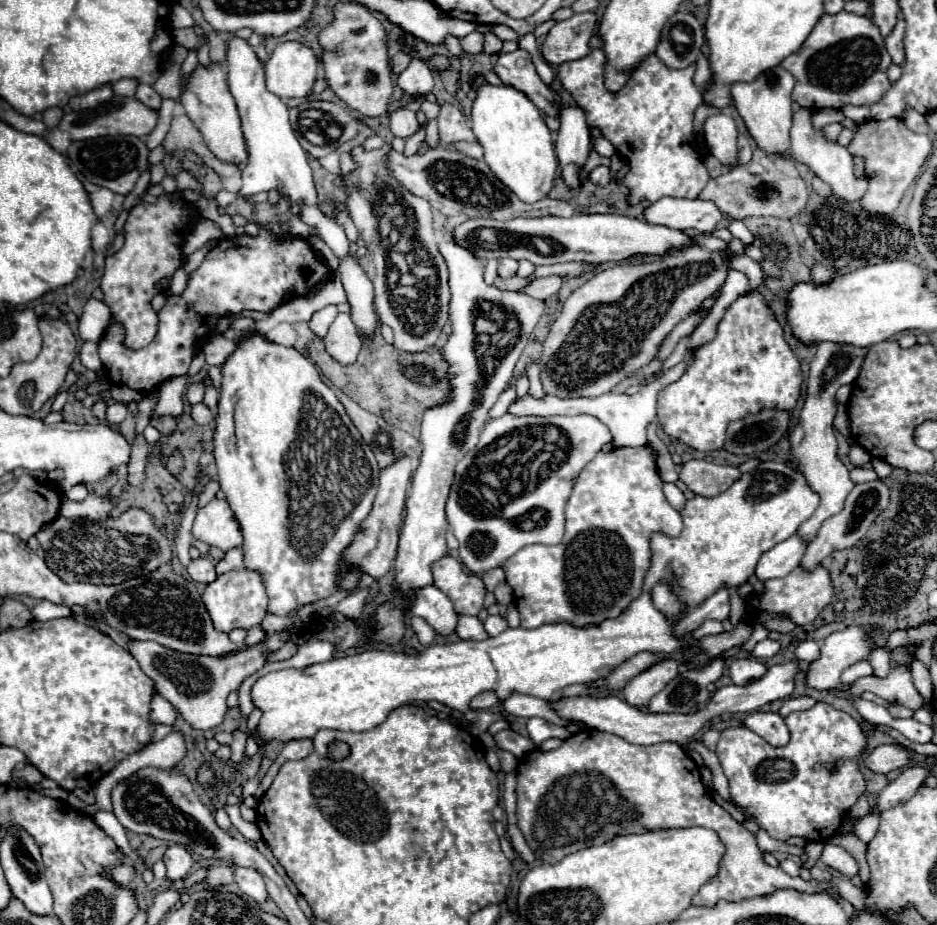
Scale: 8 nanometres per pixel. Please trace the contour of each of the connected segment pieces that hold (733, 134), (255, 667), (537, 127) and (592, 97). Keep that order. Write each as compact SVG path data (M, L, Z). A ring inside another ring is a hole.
M717 113L705 121L705 143L713 157L725 167L735 167L739 161L737 149L737 127L731 115Z
M129 639L129 651L137 659L141 671L149 675L155 685L157 693L163 695L181 715L183 719L195 727L195 729L213 729L217 727L227 711L227 695L231 691L237 691L241 681L259 671L267 661L271 651L263 641L257 645L243 647L241 651L231 651L229 655L209 657L209 655L185 655L167 647L161 647L153 641L137 641Z
M487 83L477 89L471 121L473 133L485 149L483 161L497 175L497 179L501 179L505 187L509 187L525 203L545 199L557 177L559 161L541 111L527 99L527 95L509 85Z
M593 49L583 59L559 65L557 77L585 111L589 127L601 129L603 137L627 157L631 167L625 177L625 185L631 189L629 203L639 203L643 197L655 203L665 195L695 199L709 181L709 173L693 147L693 113L703 103L701 89L693 83L695 65L669 69L651 55L633 71L621 91L609 93L603 91L603 63L605 53ZM597 95L605 95L605 99L597 99Z

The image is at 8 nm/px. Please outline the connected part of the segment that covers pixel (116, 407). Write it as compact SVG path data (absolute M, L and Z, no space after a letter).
M113 403L107 407L107 421L111 425L119 425L125 419L125 415L127 415L127 405L123 403Z

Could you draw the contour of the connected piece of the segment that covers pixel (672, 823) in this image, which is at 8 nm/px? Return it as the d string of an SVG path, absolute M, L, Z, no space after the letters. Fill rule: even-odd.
M581 729L579 733L571 735L569 739L563 741L563 745L559 749L553 749L553 751L541 751L541 749L535 749L531 751L529 755L525 755L523 759L519 759L519 765L517 765L517 825L525 837L525 841L531 845L533 853L537 859L541 859L543 863L559 863L565 855L571 855L575 851L581 851L585 847L593 847L593 845L603 845L611 839L615 839L617 835L629 835L629 833L643 833L643 831L651 831L651 829L673 829L673 827L693 827L693 825L699 825L699 827L707 827L707 829L713 829L717 831L717 835L721 837L721 841L725 843L725 857L721 861L721 871L717 873L717 877L713 877L709 883L705 883L701 887L701 891L695 895L693 899L693 905L715 905L719 899L727 899L727 901L743 901L743 899L749 899L749 897L757 897L757 895L769 895L773 893L775 889L797 889L797 891L805 891L805 893L823 893L827 891L831 897L837 897L837 889L829 883L829 881L803 881L801 877L789 877L787 873L783 873L781 867L769 867L767 863L763 863L763 853L761 849L757 847L757 841L755 841L755 835L751 831L747 831L741 823L737 823L725 809L721 809L709 795L707 787L703 785L701 781L701 775L697 771L699 767L695 765L695 761L677 745L677 743L655 743L655 745L633 745L633 743L627 743L625 739L613 735L613 733L603 733L603 731L597 731L597 729Z

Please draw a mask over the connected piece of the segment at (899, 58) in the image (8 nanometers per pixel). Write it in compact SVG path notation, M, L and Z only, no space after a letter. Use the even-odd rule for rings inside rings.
M897 21L893 33L885 39L887 51L893 59L895 65L903 65L905 63L905 53L903 53L903 31L905 31L905 21Z

